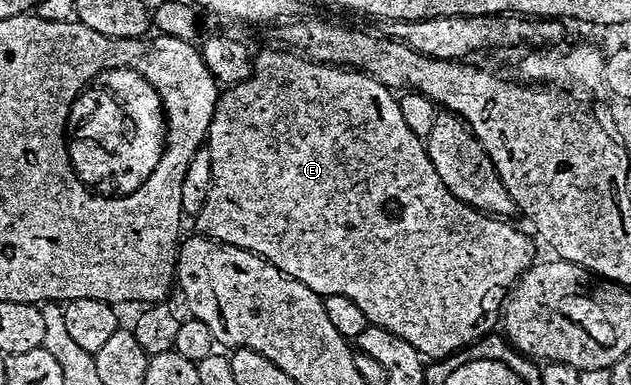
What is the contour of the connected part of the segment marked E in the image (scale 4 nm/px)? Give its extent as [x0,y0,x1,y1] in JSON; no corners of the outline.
[193,49,537,359]

